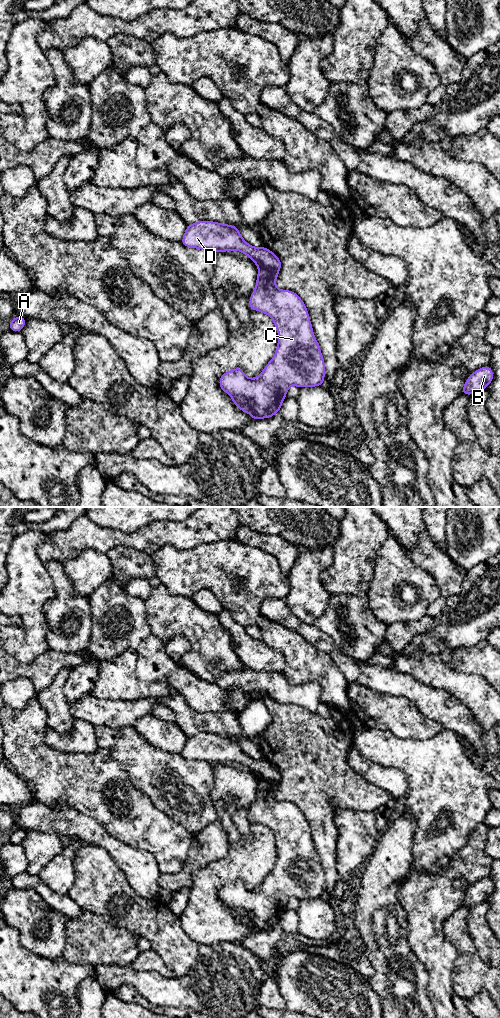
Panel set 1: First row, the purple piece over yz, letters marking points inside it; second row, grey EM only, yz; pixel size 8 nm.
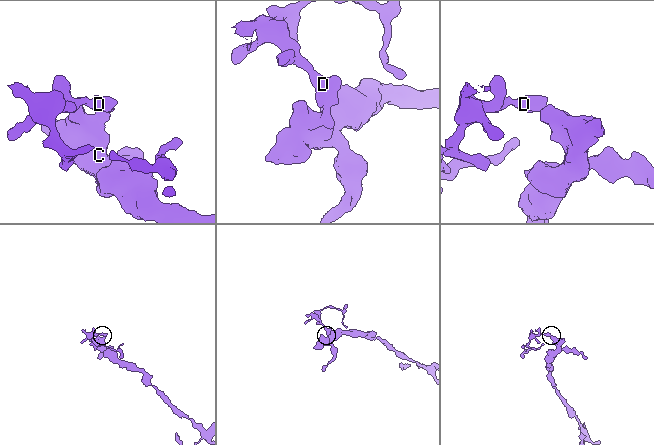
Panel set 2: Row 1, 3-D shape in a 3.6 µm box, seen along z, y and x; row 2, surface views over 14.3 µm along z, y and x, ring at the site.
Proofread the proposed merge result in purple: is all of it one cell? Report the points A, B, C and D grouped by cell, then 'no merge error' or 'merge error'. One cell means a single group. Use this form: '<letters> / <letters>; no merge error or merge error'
A D / B C; merge error

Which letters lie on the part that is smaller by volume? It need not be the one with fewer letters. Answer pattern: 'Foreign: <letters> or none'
Foreign: A, D

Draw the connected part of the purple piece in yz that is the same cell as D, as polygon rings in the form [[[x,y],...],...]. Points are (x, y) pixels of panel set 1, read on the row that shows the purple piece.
[[[201,220],[187,225],[181,243],[188,248],[206,249],[210,252],[237,250],[247,255],[258,267],[280,270],[279,257],[263,247],[253,247],[241,236],[235,225]]]

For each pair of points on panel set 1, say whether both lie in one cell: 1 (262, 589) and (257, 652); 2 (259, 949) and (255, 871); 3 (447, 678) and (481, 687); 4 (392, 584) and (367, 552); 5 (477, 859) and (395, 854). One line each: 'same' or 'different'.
1: different
2: different
3: same
4: different
5: different

